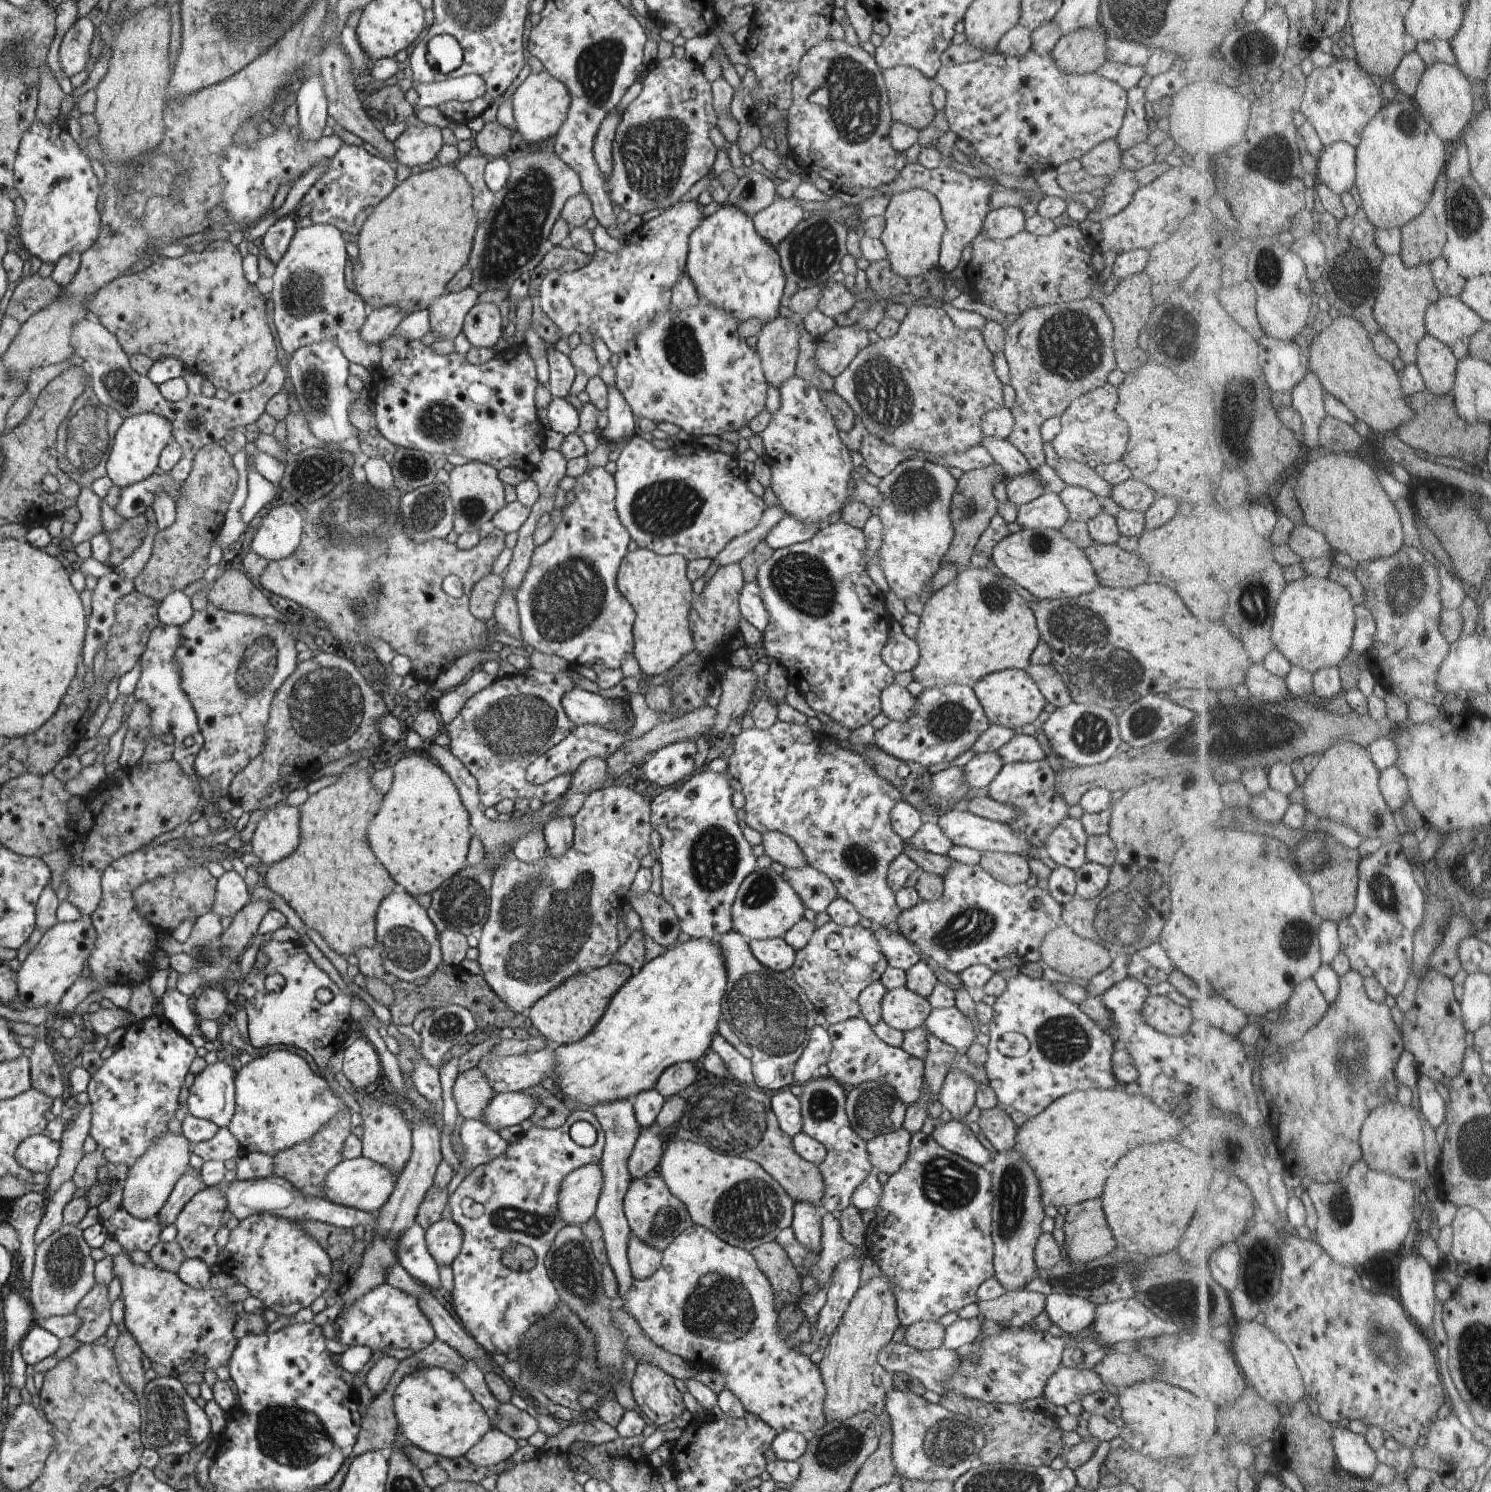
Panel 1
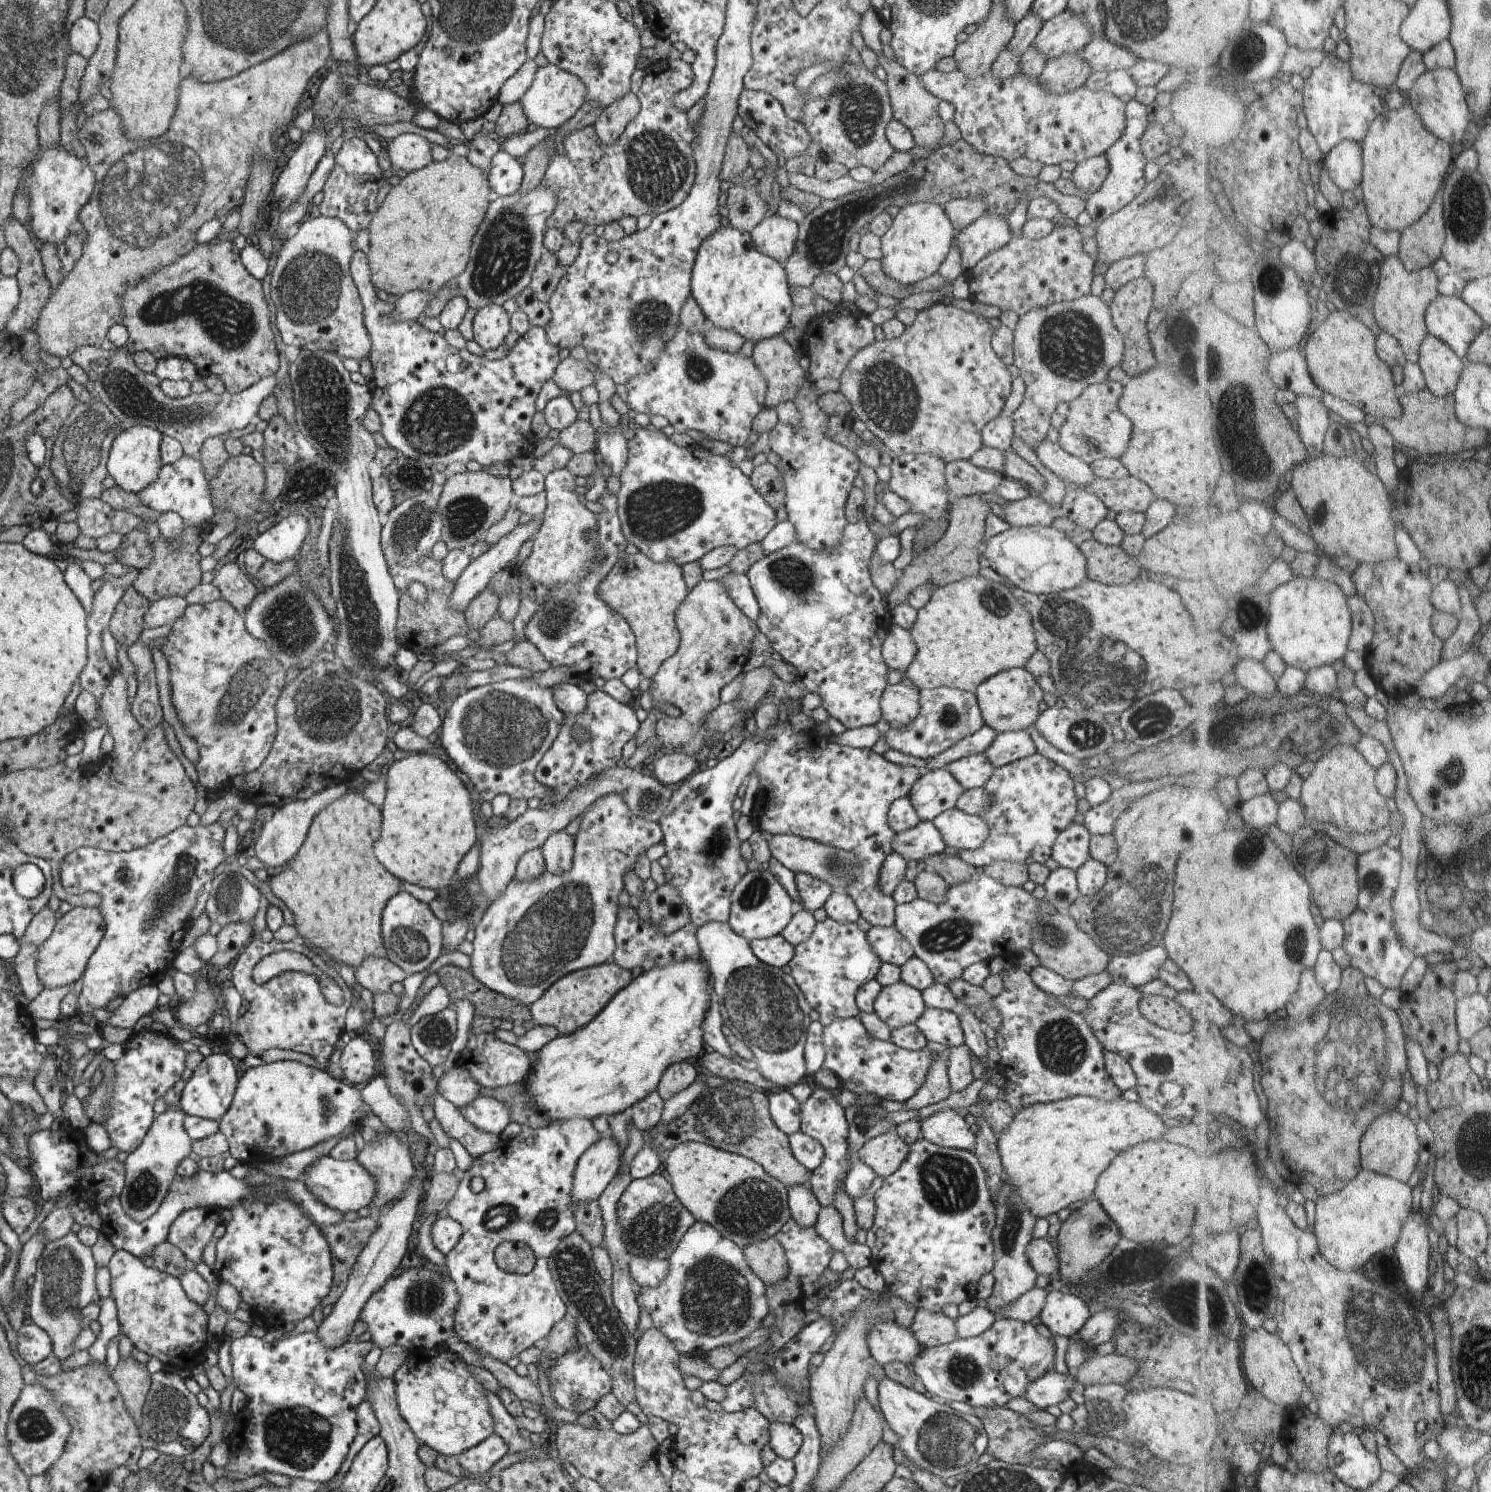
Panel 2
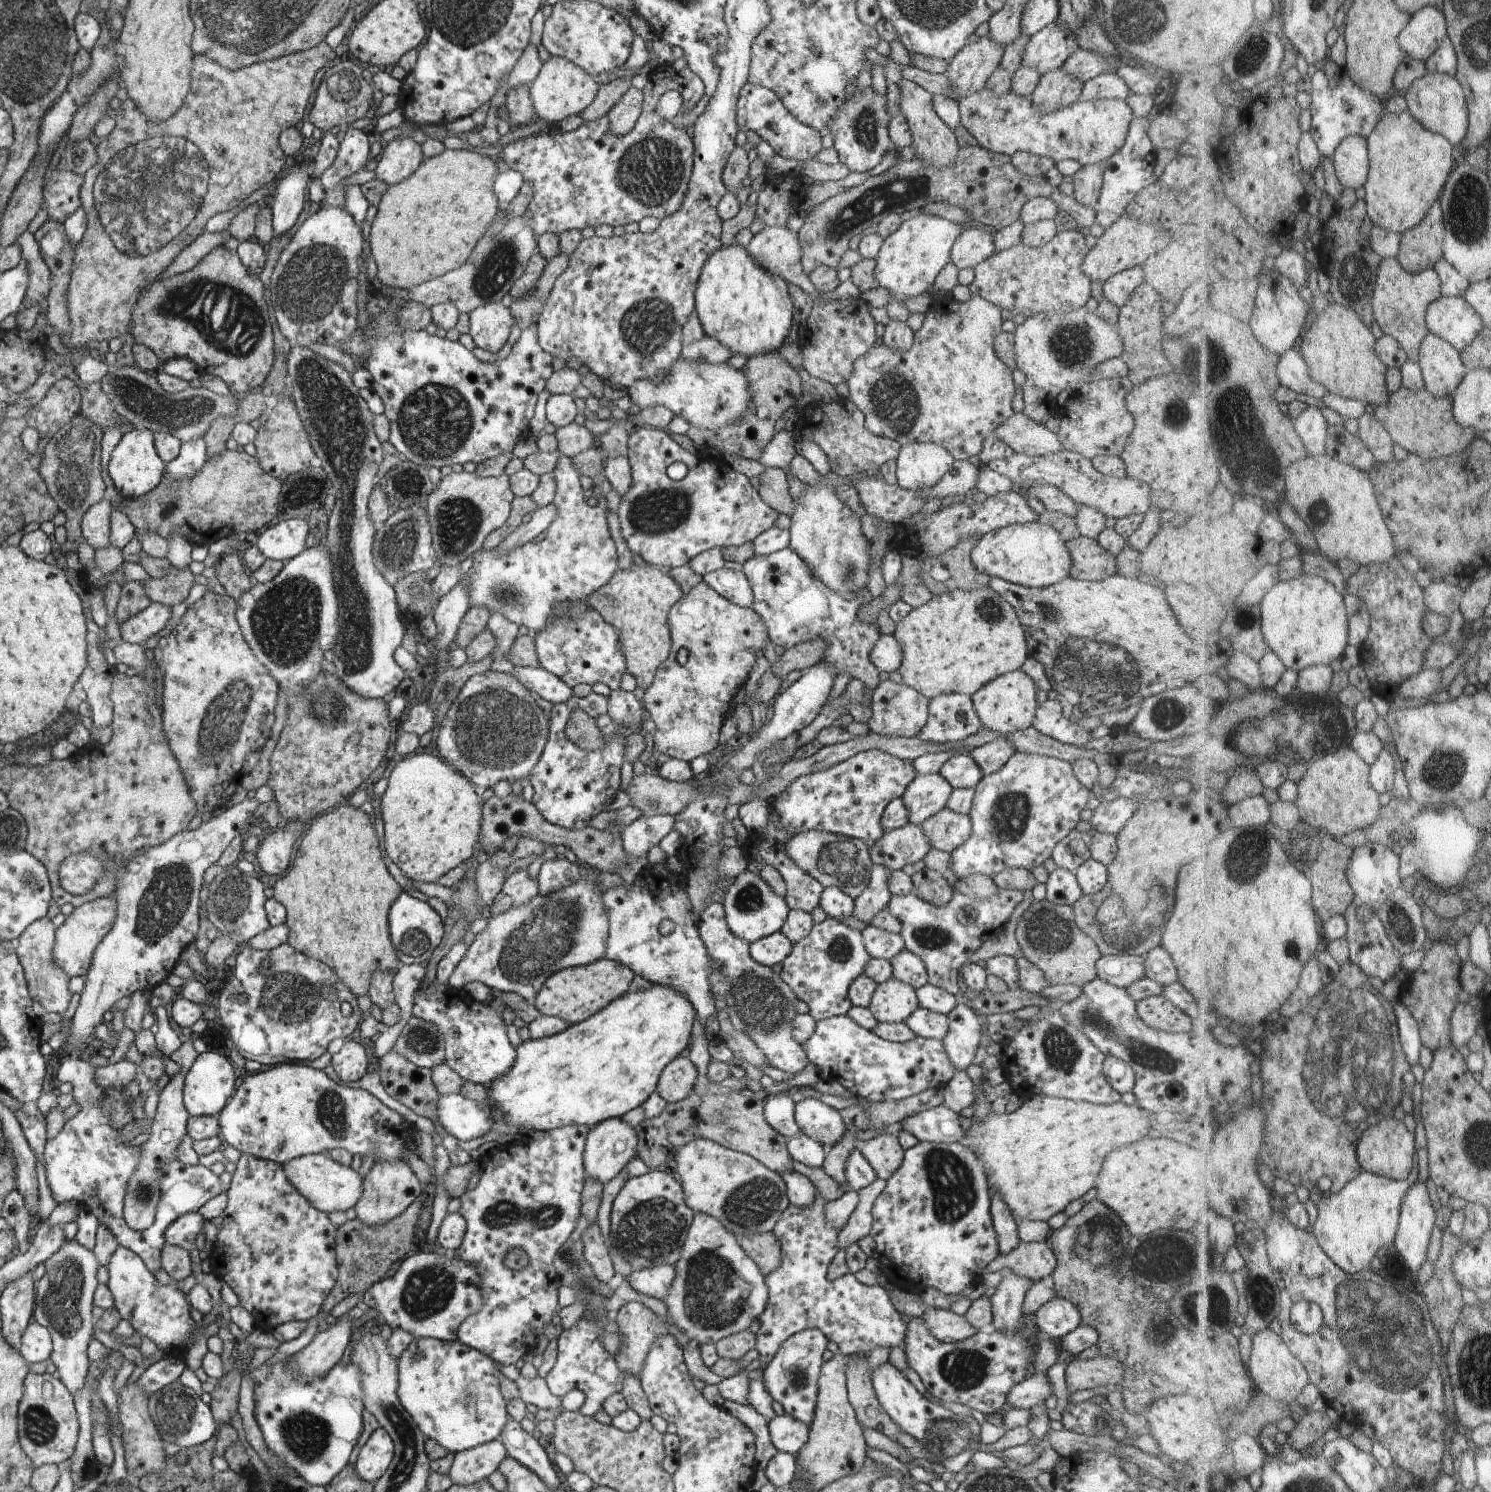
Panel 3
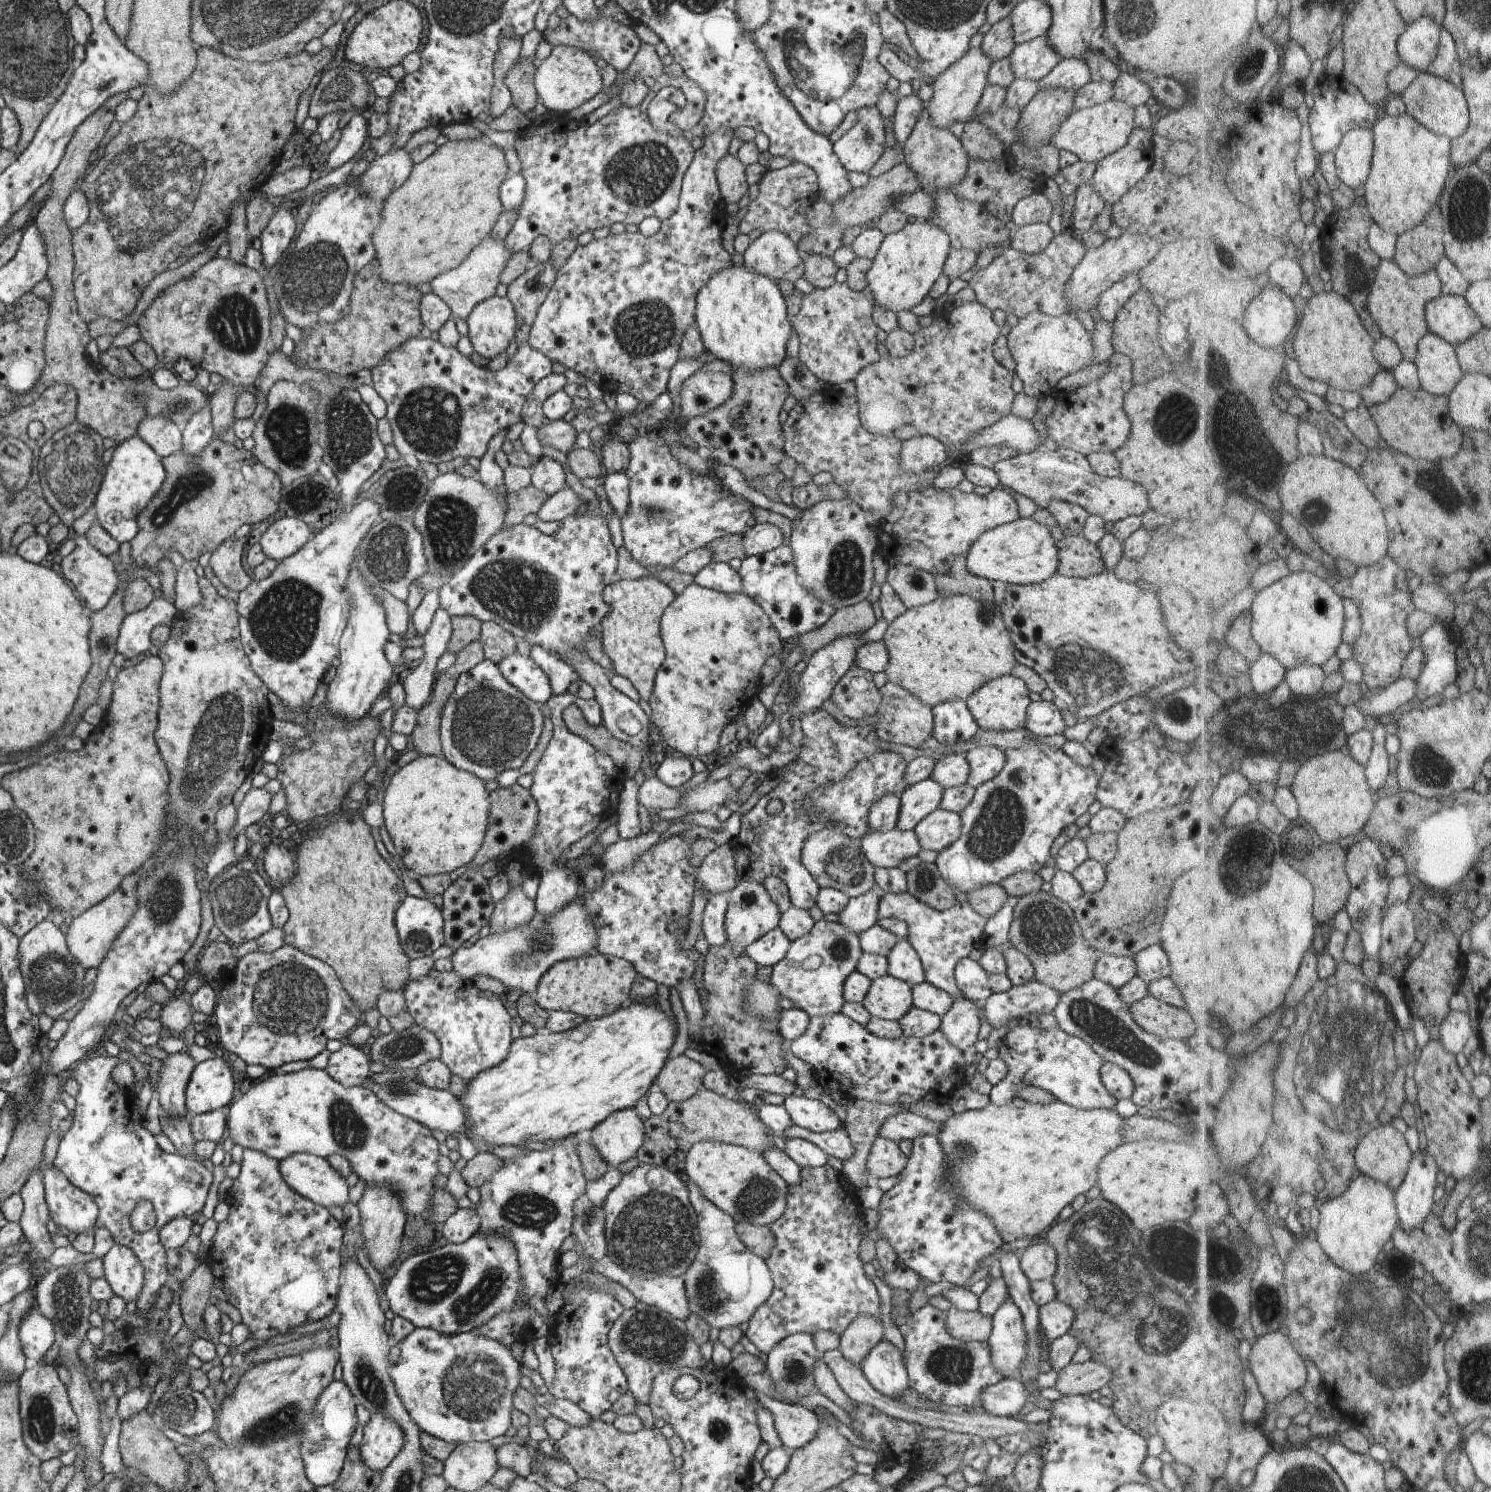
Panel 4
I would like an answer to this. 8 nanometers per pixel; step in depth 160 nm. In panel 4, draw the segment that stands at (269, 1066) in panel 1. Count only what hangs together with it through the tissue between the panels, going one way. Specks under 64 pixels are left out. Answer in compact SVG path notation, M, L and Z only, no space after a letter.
M306 1068L290 1074L276 1075L268 1073L259 1082L254 1083L246 1094L231 1103L226 1111L227 1133L234 1144L243 1148L252 1148L264 1152L279 1162L292 1154L310 1153L318 1157L330 1157L340 1154L351 1162L352 1169L360 1180L367 1185L390 1186L398 1196L400 1204L406 1212L407 1223L405 1238L413 1243L413 1247L431 1245L434 1238L434 1225L429 1222L434 1179L439 1173L439 1143L426 1127L392 1110L378 1099L371 1089L360 1087L347 1088L339 1084L325 1070Z

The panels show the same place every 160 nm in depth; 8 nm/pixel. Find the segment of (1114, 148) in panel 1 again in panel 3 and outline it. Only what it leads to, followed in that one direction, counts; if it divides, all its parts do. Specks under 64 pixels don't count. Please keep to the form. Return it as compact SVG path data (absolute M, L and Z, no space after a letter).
M1102 163L1082 166L1071 176L1071 182L1074 184L1073 198L1084 206L1094 208L1101 194L1102 172L1104 172Z

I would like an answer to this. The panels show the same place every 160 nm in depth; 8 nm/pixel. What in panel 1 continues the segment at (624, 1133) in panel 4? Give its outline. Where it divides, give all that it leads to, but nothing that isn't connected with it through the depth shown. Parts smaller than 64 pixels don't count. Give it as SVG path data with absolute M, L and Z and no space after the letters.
M599 1164L582 1166L563 1181L557 1208L565 1225L582 1225L595 1216L602 1184Z

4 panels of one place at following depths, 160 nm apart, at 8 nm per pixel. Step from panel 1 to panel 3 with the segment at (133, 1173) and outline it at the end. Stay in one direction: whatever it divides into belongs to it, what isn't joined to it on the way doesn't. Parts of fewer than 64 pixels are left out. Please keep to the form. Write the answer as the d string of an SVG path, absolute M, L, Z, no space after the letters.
M178 1072L162 1090L158 1111L152 1124L152 1133L148 1141L140 1146L140 1163L134 1174L132 1174L131 1180L128 1180L127 1183L124 1218L126 1218L127 1225L131 1229L139 1232L155 1225L159 1200L162 1198L160 1193L160 1172L163 1172L168 1162L177 1159L179 1148L188 1135L187 1124L190 1121L190 1114L183 1104L183 1089L185 1087L185 1072Z

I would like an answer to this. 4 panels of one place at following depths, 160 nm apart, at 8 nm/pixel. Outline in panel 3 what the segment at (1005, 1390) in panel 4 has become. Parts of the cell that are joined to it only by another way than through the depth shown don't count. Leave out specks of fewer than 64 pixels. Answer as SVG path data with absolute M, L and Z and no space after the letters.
M1042 1374L1027 1376L1010 1388L1006 1403L1016 1409L1032 1409L1044 1403L1051 1396L1052 1390L1048 1378Z

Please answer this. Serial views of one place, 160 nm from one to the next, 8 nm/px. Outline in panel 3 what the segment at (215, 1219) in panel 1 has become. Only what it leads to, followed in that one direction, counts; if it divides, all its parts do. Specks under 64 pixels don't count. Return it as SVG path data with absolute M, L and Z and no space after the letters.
M189 1213L180 1216L171 1227L167 1228L167 1245L184 1248L191 1252L198 1234L204 1232L205 1219L199 1213Z

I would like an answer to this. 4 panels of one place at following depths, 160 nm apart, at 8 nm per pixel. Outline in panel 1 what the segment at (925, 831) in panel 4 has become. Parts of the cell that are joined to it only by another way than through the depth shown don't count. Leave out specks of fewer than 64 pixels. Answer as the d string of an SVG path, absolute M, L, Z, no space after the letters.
M952 808L938 816L935 822L945 833L945 836L955 846L968 847L978 852L994 852L1020 855L1022 852L1032 852L1032 844L1020 836L1020 832L1012 832L1006 823L992 821L970 813L965 809Z

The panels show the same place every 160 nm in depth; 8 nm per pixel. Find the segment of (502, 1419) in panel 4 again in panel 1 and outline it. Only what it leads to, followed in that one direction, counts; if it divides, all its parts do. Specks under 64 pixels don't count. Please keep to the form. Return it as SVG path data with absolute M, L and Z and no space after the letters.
M430 1366L406 1375L394 1394L394 1413L398 1430L412 1445L448 1459L465 1456L492 1428L483 1407L474 1400L459 1376L441 1367Z

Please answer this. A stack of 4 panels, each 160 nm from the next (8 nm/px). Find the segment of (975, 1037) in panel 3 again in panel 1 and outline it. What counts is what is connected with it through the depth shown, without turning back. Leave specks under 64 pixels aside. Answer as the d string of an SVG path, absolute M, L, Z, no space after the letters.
M956 1067L949 1068L948 1072L937 1100L943 1109L950 1111L952 1120L960 1122L975 1105L979 1086L972 1080L972 1076Z

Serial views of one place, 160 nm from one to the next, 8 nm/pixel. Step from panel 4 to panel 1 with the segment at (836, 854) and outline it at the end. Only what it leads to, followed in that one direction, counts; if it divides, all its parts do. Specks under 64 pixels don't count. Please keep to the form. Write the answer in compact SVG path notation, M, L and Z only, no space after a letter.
M767 831L762 834L761 845L773 862L780 863L785 868L802 869L807 861L799 845L786 834L777 831Z

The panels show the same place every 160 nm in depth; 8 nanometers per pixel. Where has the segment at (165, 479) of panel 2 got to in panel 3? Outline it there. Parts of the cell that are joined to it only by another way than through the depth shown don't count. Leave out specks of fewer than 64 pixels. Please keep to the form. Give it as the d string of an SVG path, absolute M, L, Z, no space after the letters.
M196 438L190 442L183 442L179 456L167 463L167 472L172 480L182 482L196 476L208 460L207 446L203 438Z

